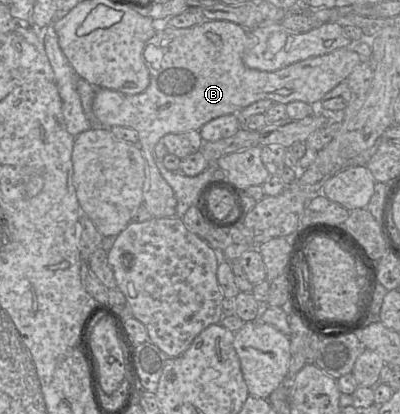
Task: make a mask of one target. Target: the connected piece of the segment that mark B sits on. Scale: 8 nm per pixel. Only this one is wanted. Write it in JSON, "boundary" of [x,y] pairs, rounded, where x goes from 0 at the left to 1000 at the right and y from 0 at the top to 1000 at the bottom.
{"boundary":[[[513,48],[468,65],[413,65],[375,92],[355,123],[360,152],[373,169],[373,205],[348,227],[310,227],[270,213],[243,213],[230,266],[253,304],[325,307],[343,316],[345,343],[365,386],[365,435],[360,442],[358,495],[383,527],[433,524],[440,519],[440,476],[433,457],[405,428],[383,377],[385,355],[408,329],[498,314],[535,285],[593,275],[613,258],[648,242],[720,251],[760,246],[795,258],[810,232],[848,200],[865,196],[875,176],[903,147],[903,135],[870,114],[845,116],[825,128],[785,135],[725,155],[705,167],[668,174],[618,162],[608,150],[610,128],[630,111],[630,80],[610,65],[563,48]]]}

